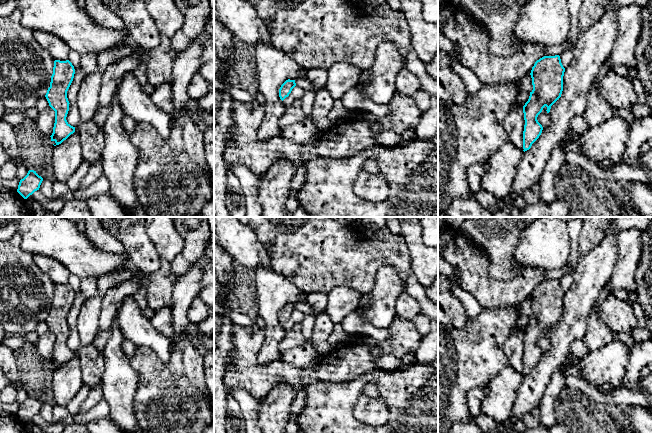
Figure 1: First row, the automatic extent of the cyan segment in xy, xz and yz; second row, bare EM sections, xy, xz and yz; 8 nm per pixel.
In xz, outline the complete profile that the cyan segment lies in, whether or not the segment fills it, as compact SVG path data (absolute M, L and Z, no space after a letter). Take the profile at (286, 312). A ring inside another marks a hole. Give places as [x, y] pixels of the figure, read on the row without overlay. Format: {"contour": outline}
{"contour": "M286 304L279 313L279 321L283 325L286 321L289 320L292 313L296 310L295 304Z"}

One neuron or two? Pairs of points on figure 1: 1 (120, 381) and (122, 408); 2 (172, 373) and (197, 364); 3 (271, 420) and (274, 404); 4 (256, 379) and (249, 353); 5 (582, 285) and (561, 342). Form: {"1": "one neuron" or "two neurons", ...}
{"1": "one neuron", "2": "two neurons", "3": "one neuron", "4": "one neuron", "5": "one neuron"}

